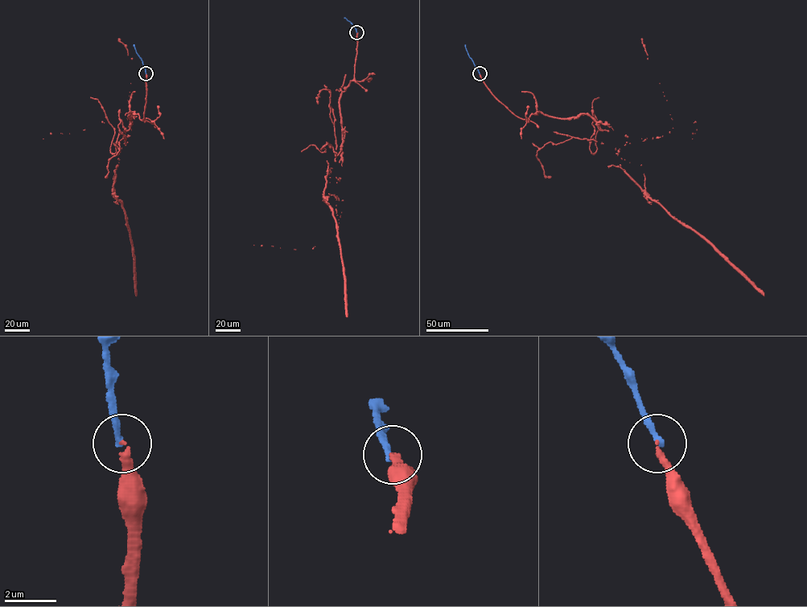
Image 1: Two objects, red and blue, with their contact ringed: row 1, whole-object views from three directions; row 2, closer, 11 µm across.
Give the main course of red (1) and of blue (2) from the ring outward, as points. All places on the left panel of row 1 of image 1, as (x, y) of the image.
1: (146, 73), (143, 119), (134, 111), (129, 114), (127, 142), (114, 171), (113, 192), (129, 230), (136, 295)
2: (146, 73), (133, 44)

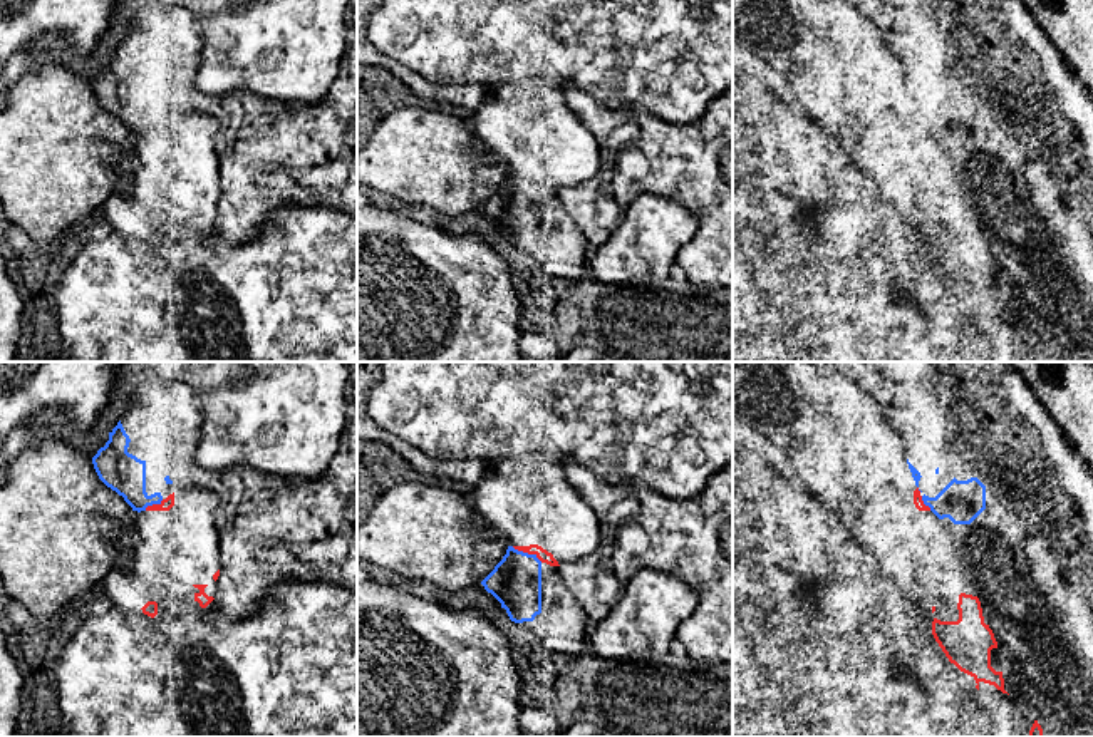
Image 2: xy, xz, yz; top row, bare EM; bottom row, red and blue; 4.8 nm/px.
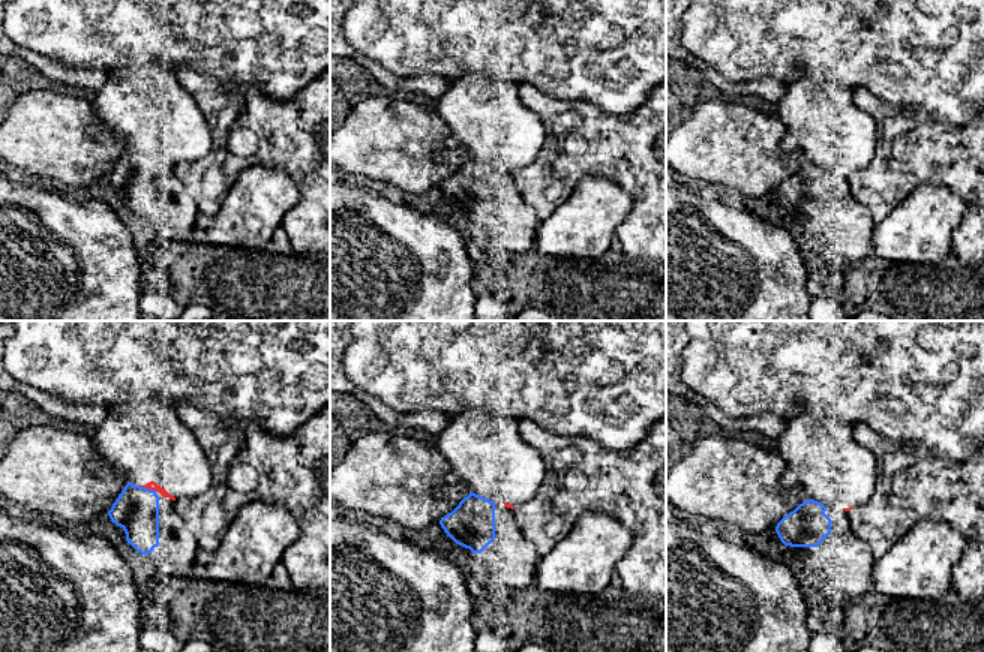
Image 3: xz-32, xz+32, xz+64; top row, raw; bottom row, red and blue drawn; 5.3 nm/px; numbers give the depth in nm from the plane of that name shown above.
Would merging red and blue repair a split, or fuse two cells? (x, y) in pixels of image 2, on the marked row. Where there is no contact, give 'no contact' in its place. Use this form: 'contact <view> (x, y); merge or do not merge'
contact xz (527, 551); do not merge

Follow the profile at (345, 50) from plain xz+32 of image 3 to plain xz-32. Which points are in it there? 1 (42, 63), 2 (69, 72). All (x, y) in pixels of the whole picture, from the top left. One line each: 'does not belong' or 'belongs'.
1: belongs
2: belongs

